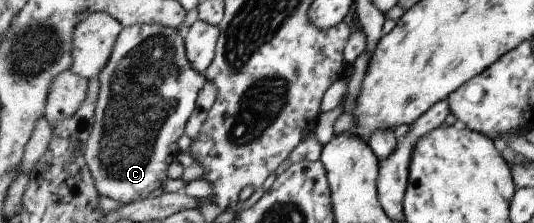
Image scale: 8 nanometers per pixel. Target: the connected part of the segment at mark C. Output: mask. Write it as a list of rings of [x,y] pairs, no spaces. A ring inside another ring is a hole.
[[[155,24],[132,25],[121,31],[112,58],[100,75],[96,121],[86,149],[89,169],[102,196],[127,205],[148,198],[164,186],[169,179],[169,165],[180,153],[179,139],[185,135],[185,127],[197,111],[197,95],[205,80],[206,75],[195,71],[189,61],[185,32]]]

